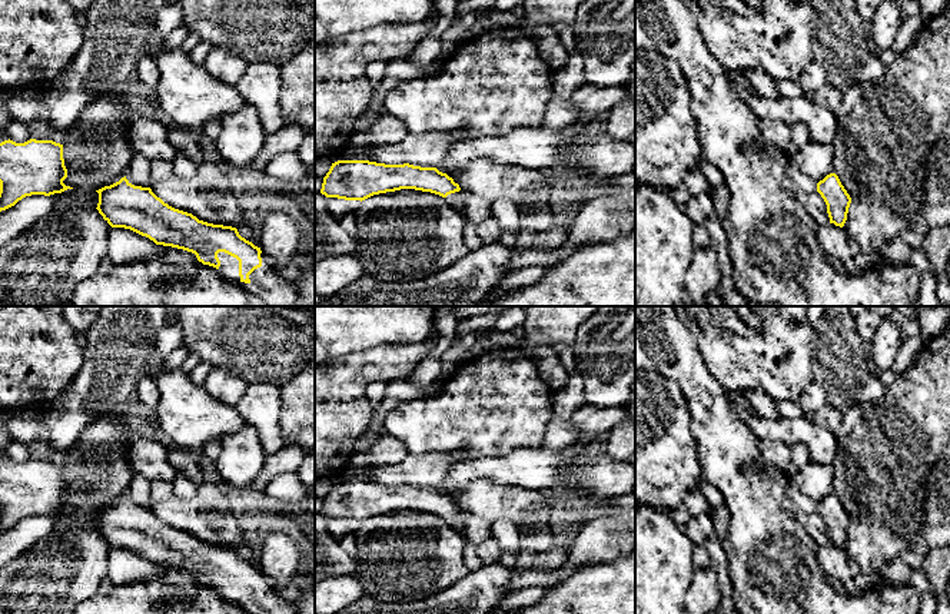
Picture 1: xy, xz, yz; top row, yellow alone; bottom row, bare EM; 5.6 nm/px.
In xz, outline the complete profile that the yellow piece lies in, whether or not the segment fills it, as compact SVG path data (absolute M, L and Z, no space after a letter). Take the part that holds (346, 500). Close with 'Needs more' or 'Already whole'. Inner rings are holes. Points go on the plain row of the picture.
M338 481L323 498L320 514L326 518L362 522L373 515L401 510L431 512L442 518L461 511L452 498L436 488Z. Already whole

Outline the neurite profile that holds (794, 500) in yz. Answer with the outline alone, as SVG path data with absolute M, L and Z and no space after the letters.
M788 479L783 505L793 514L811 514L817 511L817 502L804 495L793 479Z

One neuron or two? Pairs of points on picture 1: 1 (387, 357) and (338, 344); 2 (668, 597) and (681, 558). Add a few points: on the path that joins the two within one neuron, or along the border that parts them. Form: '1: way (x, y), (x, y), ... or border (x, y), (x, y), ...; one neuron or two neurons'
1: border (395, 342), (374, 345), (329, 359); two neurons
2: way (668, 587), (668, 571), (671, 568); one neuron

